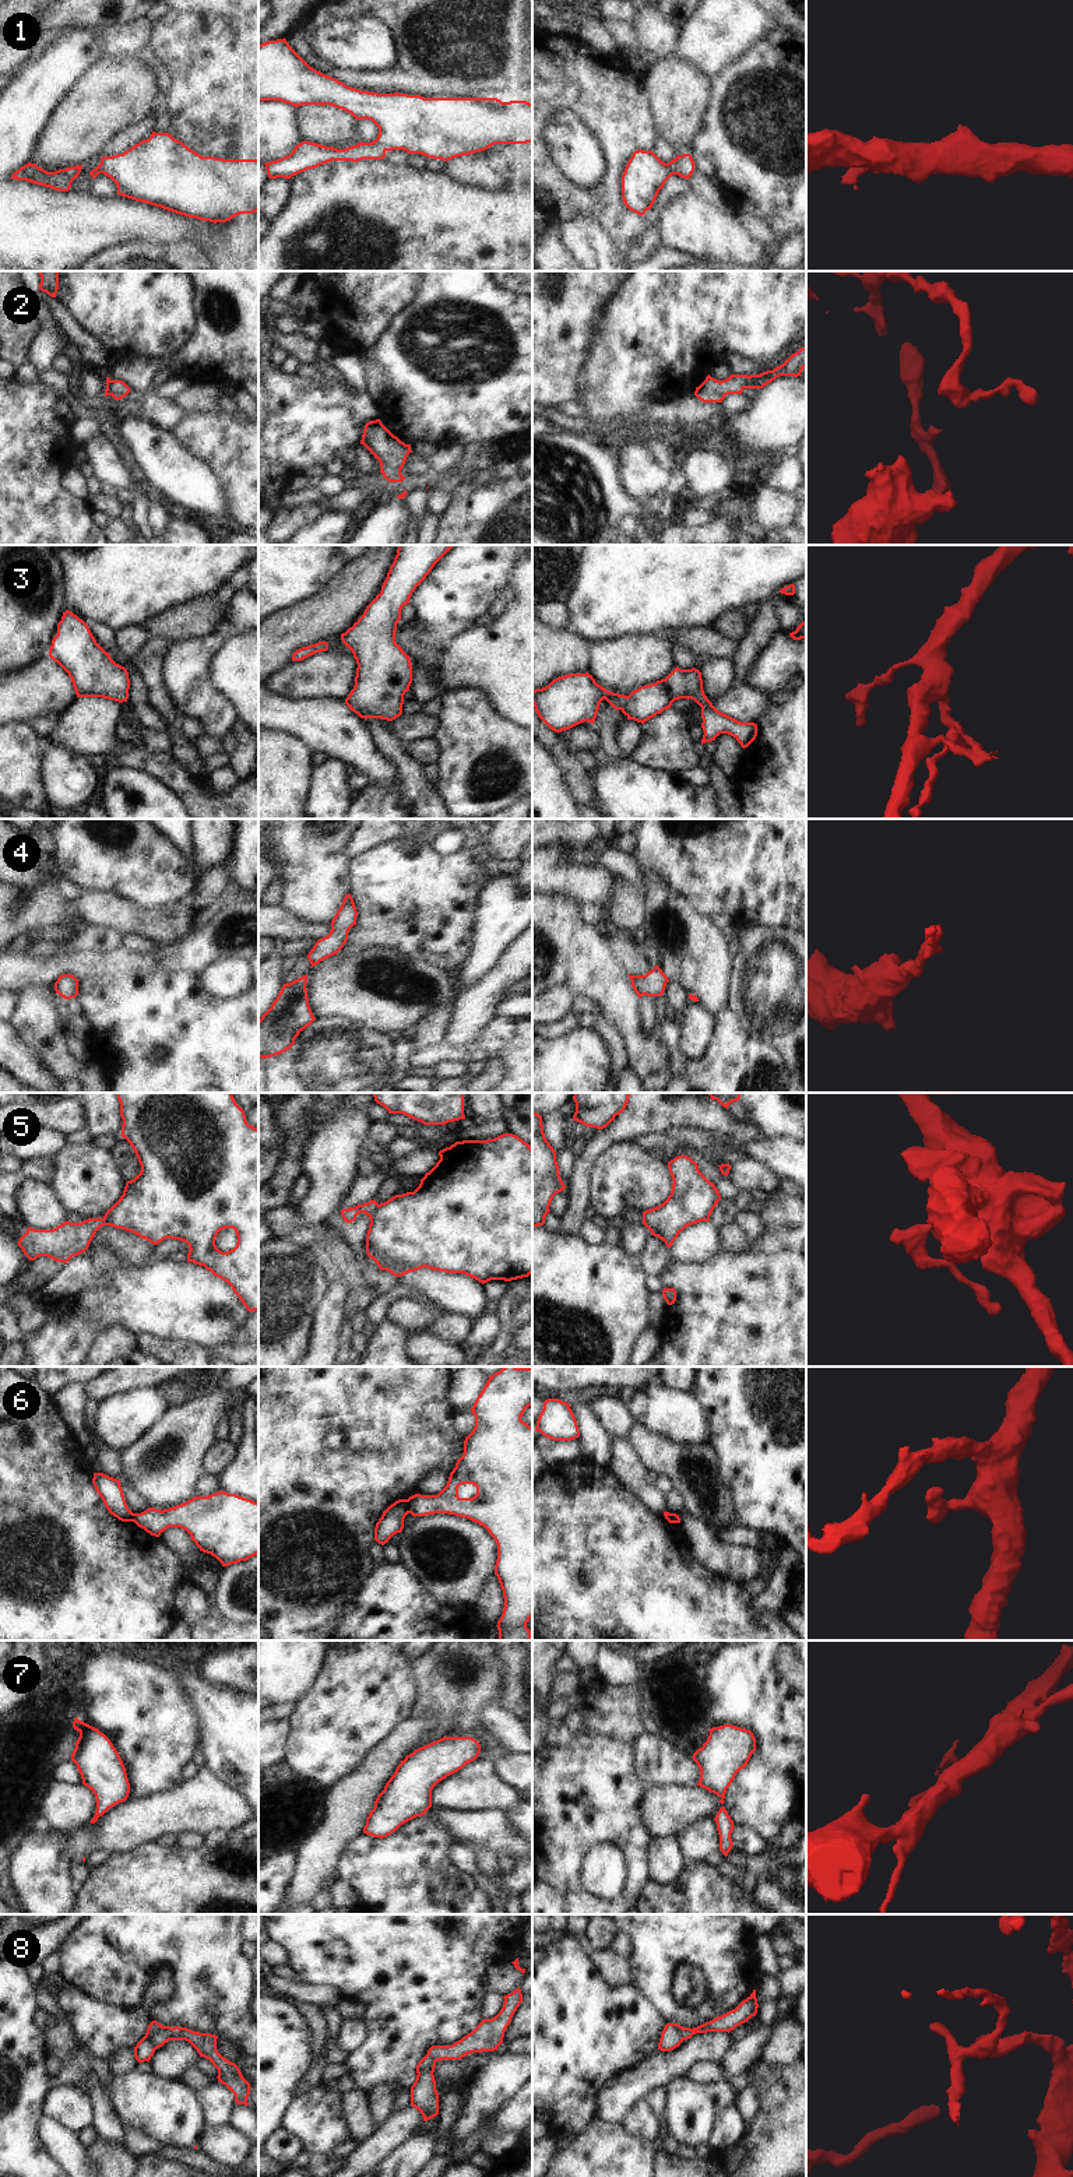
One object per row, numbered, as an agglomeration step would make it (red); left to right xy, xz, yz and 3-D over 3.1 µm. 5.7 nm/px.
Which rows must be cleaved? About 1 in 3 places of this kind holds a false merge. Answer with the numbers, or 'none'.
5, 6, 8

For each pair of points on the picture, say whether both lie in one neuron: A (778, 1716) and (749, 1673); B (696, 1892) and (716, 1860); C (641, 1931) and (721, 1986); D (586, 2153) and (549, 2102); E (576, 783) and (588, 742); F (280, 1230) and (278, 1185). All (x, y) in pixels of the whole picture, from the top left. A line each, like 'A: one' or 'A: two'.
A: one
B: two
C: one
D: two
E: two
F: two

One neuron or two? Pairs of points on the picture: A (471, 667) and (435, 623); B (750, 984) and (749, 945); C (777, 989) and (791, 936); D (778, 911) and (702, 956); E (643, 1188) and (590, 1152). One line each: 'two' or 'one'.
A: two
B: one
C: one
D: two
E: two

